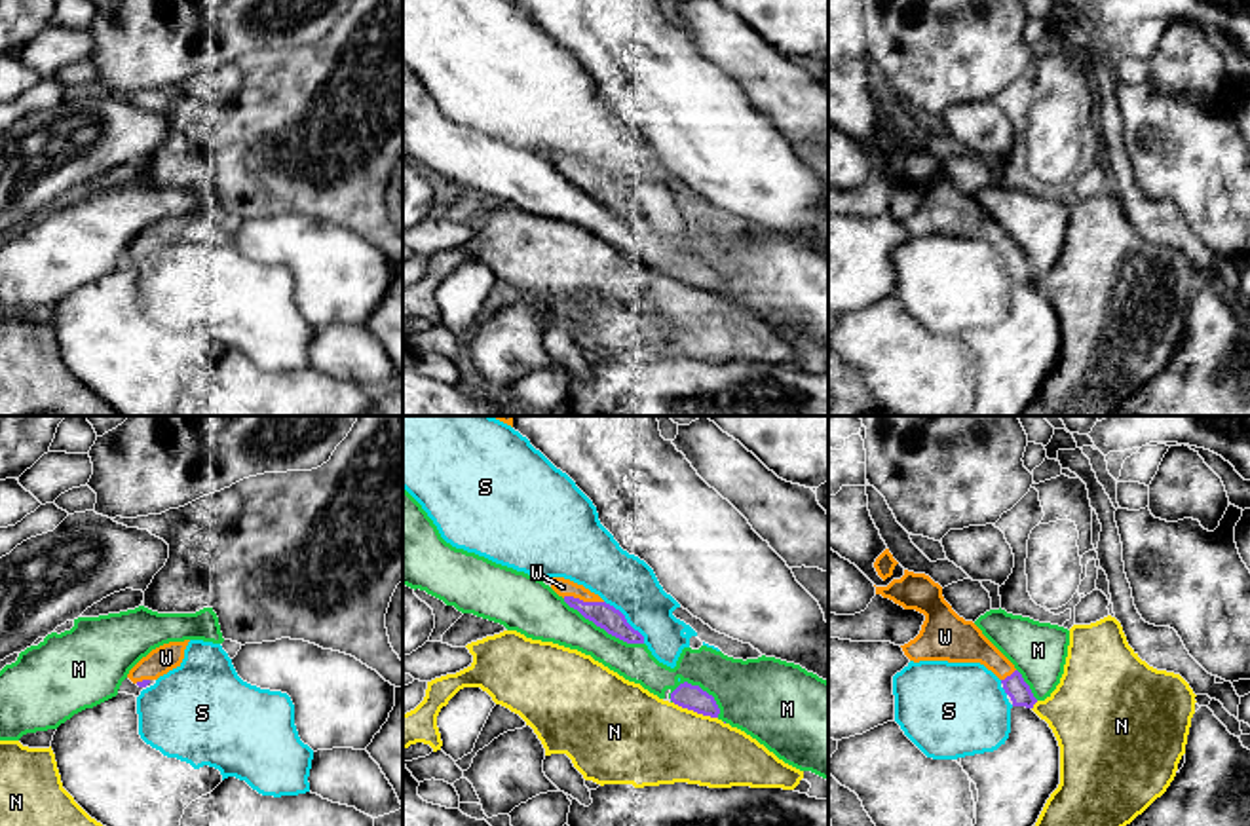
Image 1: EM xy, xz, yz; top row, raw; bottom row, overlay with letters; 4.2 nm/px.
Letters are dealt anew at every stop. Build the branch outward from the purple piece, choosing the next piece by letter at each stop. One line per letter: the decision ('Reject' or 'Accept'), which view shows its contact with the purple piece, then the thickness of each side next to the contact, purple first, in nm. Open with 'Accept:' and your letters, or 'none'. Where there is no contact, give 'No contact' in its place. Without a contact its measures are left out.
Accept: W
M: Reject. Touches purple in xz. Thickness 110 nm (purple) against 200 nm
N: Reject. Touches purple in xz. Thickness 110 nm (purple) against 380 nm
S: Reject. Touches purple in xz. Thickness 110 nm (purple) against 240 nm
W: Accept. Touches purple in xz. Thickness 110 nm (purple) against 80 nm

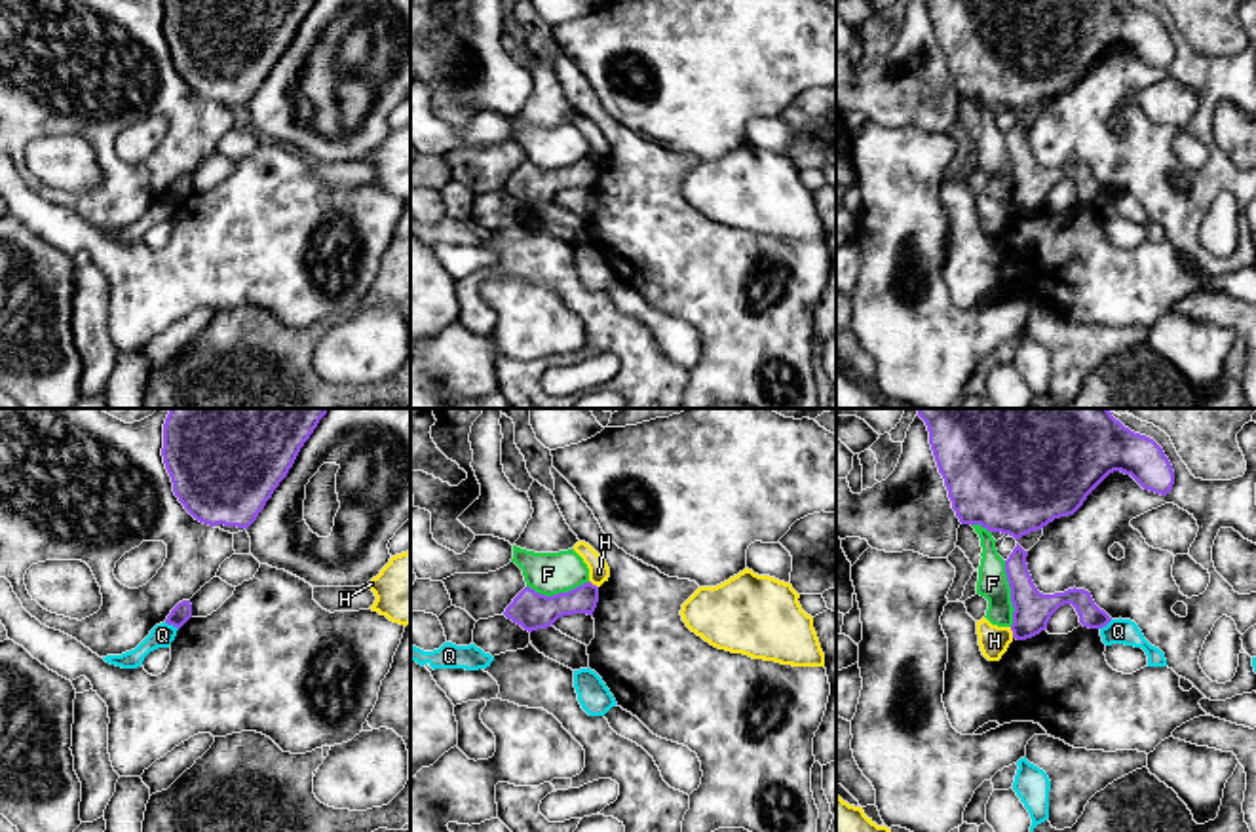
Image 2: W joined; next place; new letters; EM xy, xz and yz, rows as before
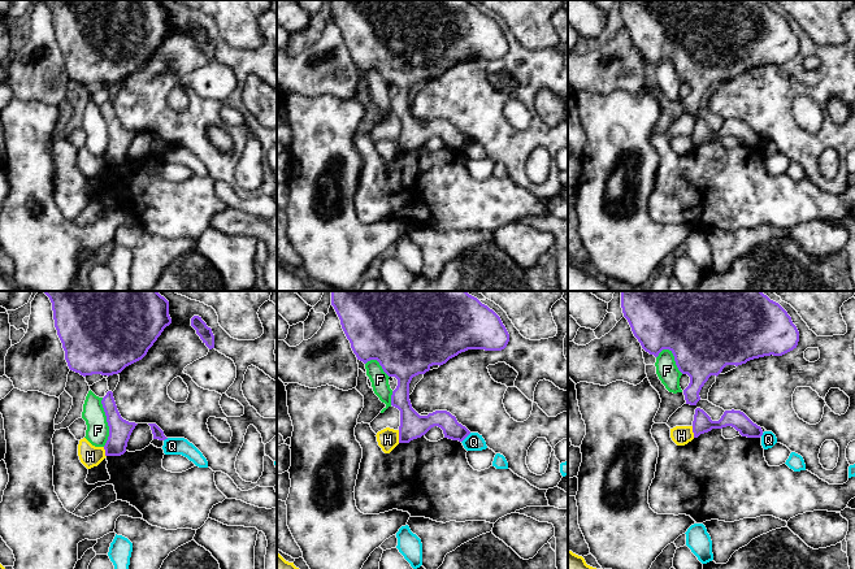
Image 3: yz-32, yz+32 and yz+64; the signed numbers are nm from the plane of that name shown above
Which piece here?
Accept: none
F: Reject. Touches purple in yz. Thickness 160 nm (purple) against 130 nm
H: Reject. Touches purple in yz. Thickness 160 nm (purple) against 130 nm
Q: Reject. Touches purple in xy. Thickness 80 nm (purple) against 100 nm

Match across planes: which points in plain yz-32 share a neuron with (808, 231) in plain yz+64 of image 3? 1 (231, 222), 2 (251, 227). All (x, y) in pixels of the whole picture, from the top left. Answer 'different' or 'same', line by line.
1: different
2: different

